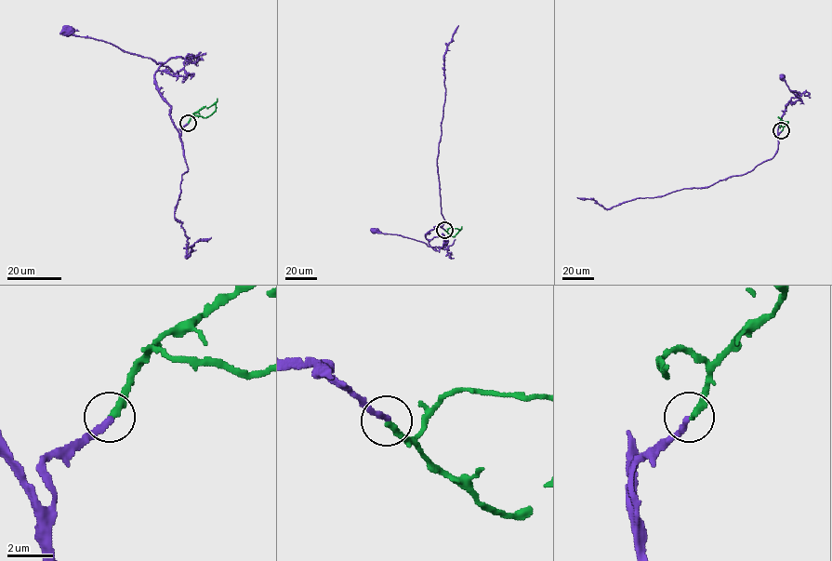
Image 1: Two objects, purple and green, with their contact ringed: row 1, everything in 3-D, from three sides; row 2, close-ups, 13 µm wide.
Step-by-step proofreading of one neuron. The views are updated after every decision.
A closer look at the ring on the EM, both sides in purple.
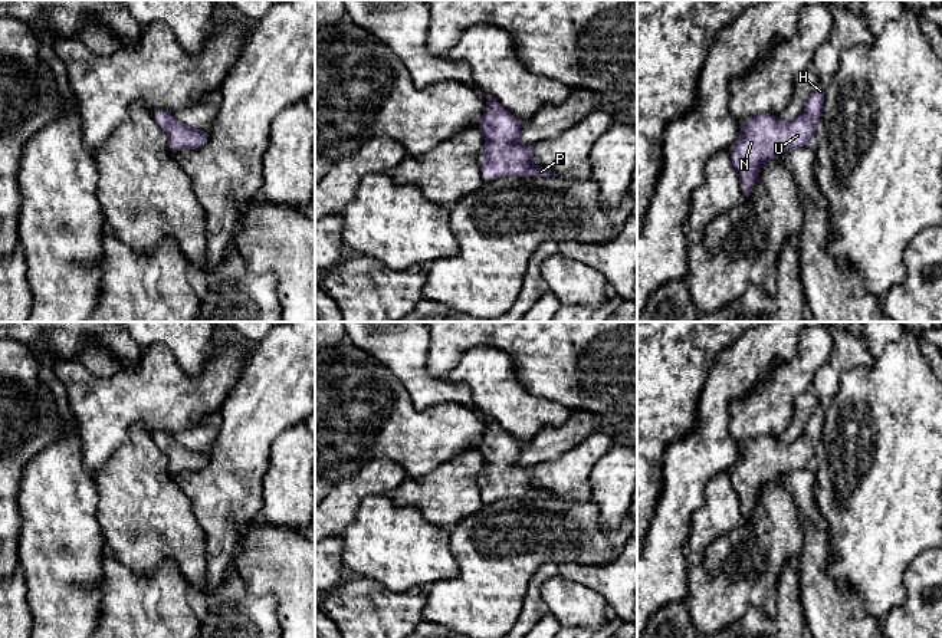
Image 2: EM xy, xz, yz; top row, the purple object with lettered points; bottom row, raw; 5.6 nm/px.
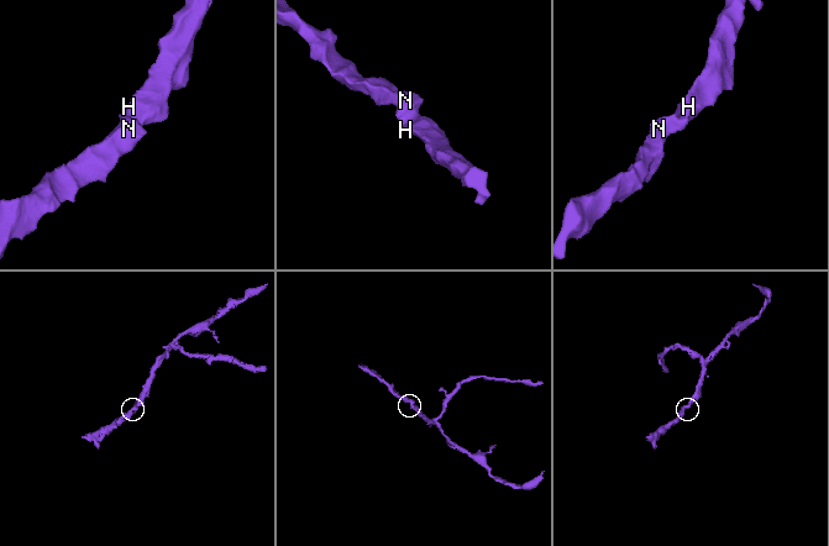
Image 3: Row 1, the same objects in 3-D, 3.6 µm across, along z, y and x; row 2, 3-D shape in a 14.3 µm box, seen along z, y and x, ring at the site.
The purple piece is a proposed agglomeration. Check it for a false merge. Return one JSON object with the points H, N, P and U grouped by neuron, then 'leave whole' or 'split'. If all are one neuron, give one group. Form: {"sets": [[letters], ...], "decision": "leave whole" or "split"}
{"sets": [["H", "N", "P", "U"]], "decision": "leave whole"}

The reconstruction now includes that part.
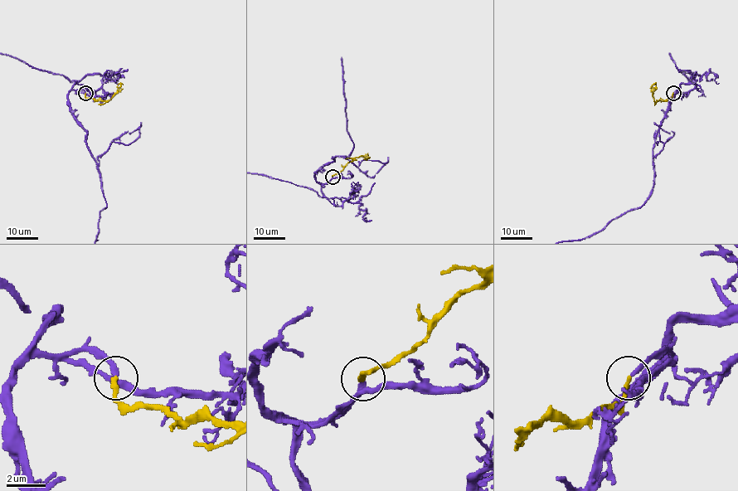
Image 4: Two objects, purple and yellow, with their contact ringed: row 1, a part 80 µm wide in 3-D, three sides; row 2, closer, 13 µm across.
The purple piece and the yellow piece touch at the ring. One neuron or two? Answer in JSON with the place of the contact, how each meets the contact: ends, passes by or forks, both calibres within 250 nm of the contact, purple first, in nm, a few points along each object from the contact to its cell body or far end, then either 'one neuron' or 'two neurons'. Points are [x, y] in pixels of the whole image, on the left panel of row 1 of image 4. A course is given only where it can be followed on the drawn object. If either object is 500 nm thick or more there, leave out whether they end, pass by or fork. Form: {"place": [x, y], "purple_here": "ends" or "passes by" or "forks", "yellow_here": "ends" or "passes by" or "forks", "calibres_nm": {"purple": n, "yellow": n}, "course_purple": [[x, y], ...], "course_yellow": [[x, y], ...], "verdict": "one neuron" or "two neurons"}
{"place": [85, 93], "purple_here": "ends", "yellow_here": "ends", "calibres_nm": {"purple": 240, "yellow": 200}, "course_purple": [[85, 93], [74, 89], [76, 83], [62, 75], [32, 68], [15, 57]], "course_yellow": [[85, 94], [86, 97], [108, 101], [122, 83]], "verdict": "one neuron"}

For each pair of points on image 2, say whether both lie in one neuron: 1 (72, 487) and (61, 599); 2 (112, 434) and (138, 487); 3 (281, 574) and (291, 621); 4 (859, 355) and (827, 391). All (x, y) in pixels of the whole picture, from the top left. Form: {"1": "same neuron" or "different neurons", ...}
{"1": "same neuron", "2": "different neurons", "3": "same neuron", "4": "same neuron"}

